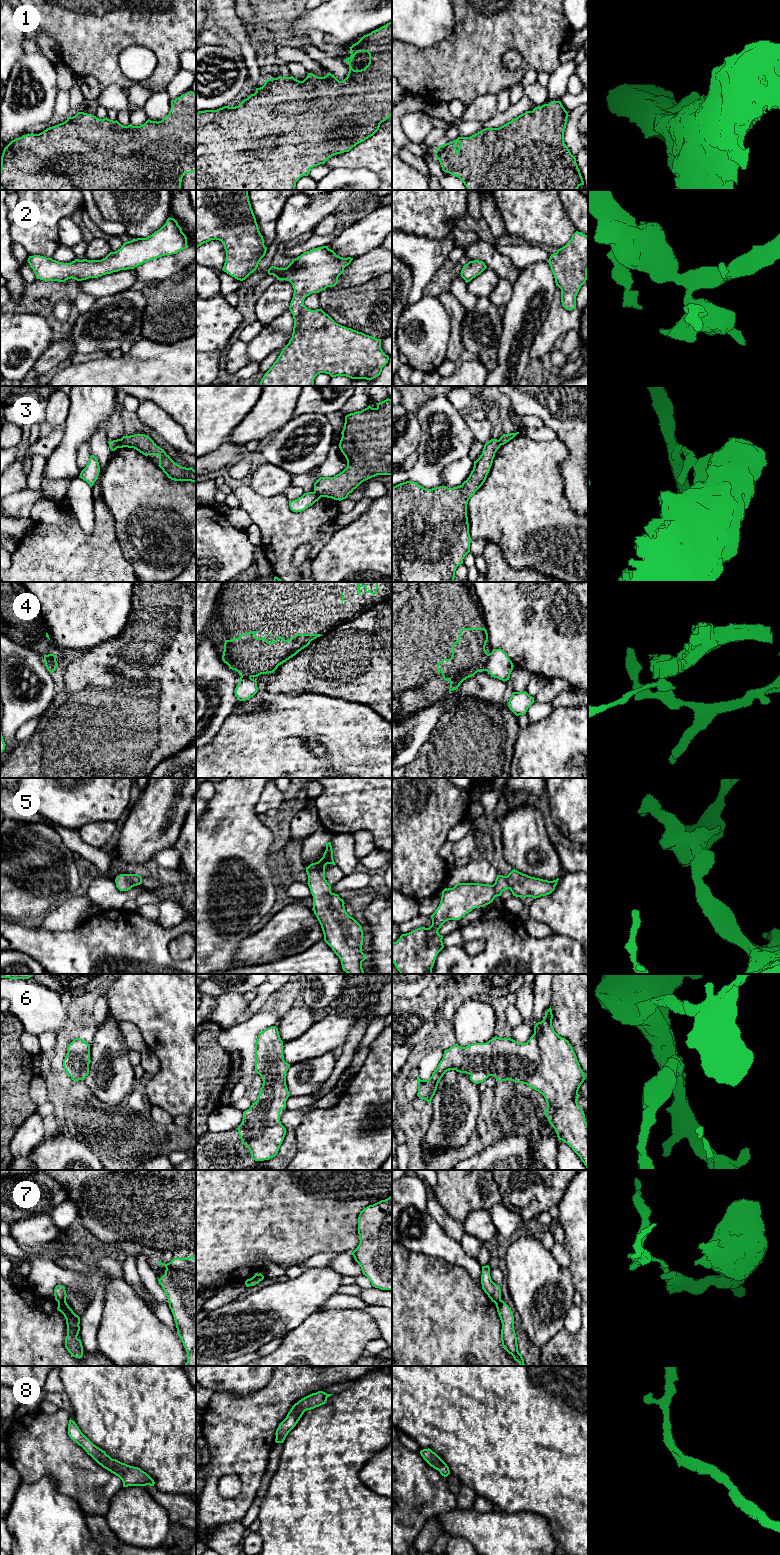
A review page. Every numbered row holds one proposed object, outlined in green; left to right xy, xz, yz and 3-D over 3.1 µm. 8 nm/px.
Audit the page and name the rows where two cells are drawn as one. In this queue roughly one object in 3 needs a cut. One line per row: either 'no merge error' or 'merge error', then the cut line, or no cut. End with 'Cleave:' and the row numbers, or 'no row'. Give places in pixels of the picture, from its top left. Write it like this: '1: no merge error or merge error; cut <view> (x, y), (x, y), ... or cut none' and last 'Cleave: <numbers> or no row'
1: no merge error; cut none
2: no merge error; cut none
3: merge error; cut xy (122, 438), (117, 447)
4: merge error; cut yz (488, 654), (485, 670)
5: no merge error; cut none
6: no merge error; cut none
7: merge error; cut xy (65, 1300), (58, 1303)
8: no merge error; cut none
Cleave: 3, 4, 7

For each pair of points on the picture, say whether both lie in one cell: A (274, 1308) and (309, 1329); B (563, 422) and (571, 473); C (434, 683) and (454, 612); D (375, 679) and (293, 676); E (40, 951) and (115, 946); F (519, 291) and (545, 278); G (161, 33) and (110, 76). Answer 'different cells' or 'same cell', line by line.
A: different cells
B: same cell
C: same cell
D: same cell
E: same cell
F: same cell
G: same cell

